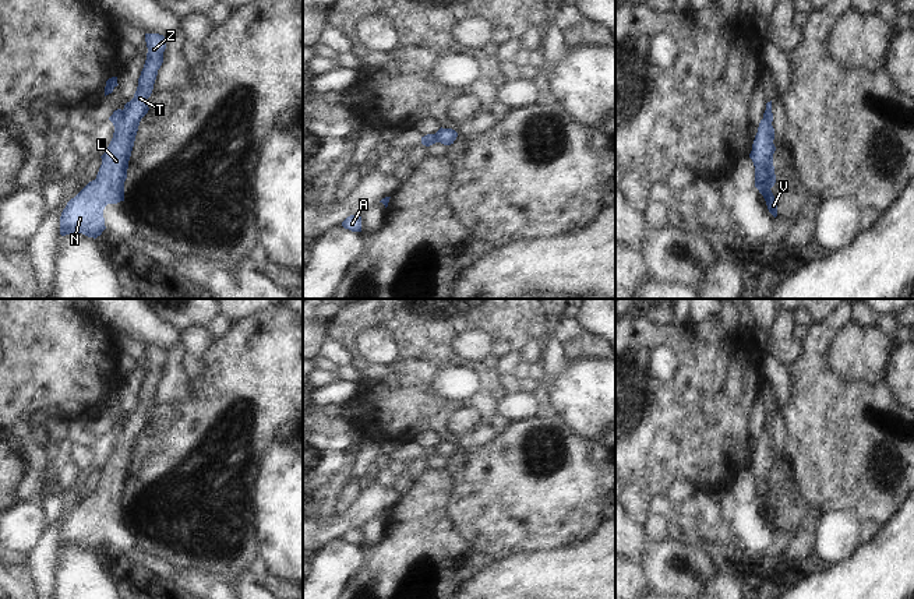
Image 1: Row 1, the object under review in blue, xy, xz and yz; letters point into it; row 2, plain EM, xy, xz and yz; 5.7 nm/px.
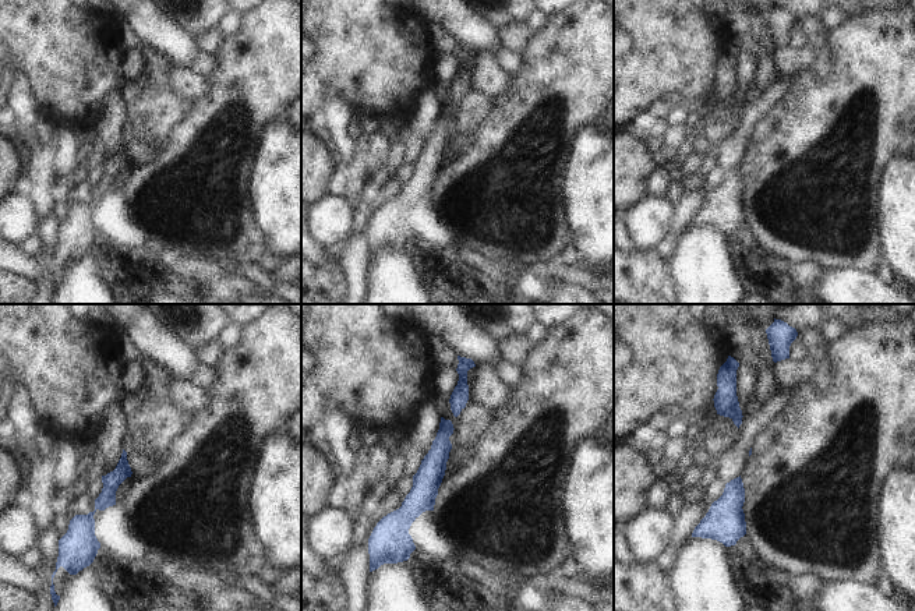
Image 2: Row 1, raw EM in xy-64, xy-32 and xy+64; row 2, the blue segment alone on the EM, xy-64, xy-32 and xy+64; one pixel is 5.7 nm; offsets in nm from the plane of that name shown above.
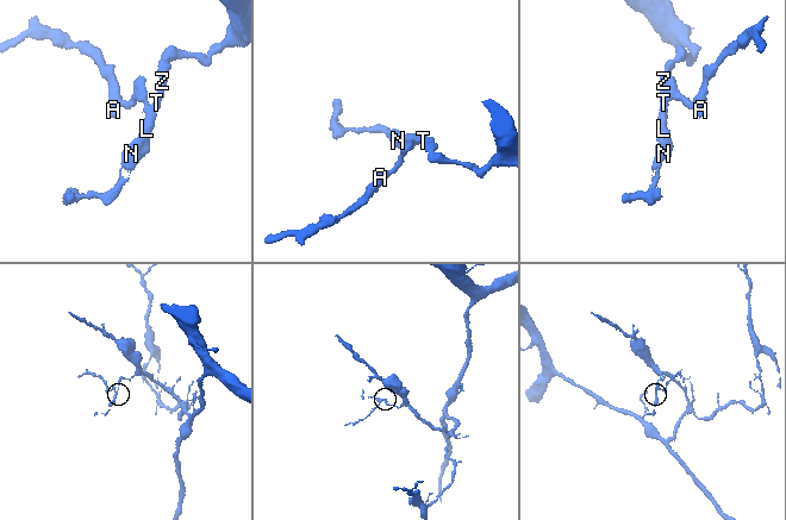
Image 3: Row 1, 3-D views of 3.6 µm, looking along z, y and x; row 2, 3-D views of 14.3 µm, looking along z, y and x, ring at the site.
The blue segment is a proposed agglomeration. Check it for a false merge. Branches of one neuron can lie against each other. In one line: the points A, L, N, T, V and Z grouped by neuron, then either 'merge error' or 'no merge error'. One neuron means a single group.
A / L N T V Z | merge error

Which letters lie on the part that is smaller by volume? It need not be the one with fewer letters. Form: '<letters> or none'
A

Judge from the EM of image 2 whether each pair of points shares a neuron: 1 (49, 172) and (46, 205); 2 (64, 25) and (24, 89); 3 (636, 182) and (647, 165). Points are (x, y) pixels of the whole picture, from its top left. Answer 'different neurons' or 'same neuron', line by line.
1: same neuron
2: different neurons
3: same neuron

